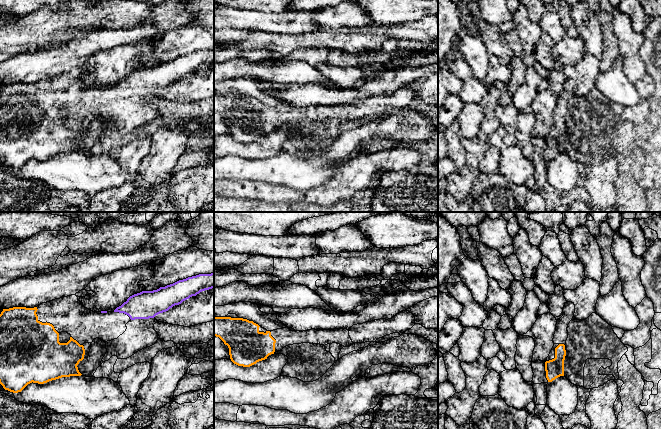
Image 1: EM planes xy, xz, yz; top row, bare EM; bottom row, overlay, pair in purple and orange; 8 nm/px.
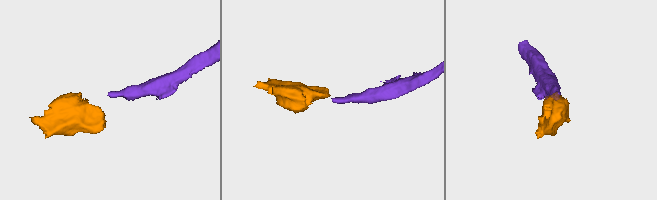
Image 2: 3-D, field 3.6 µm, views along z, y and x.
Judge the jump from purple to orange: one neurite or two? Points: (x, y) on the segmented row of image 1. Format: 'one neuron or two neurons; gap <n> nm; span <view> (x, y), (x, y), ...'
one neuron; gap 300 nm; span xy (101, 312), (82, 345)

